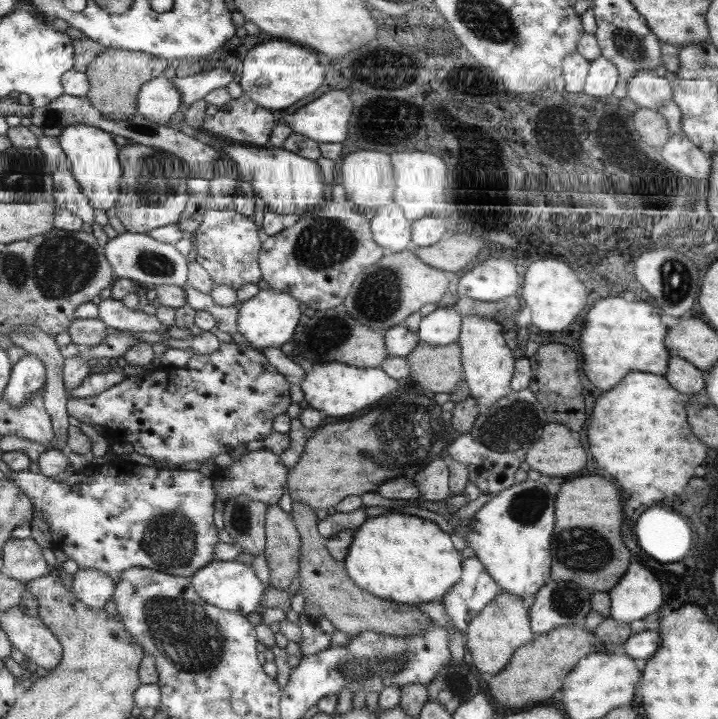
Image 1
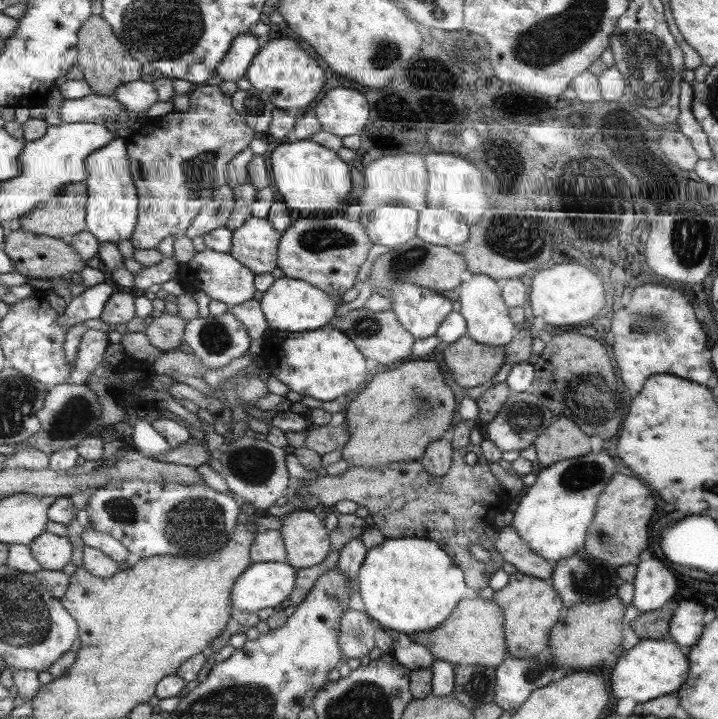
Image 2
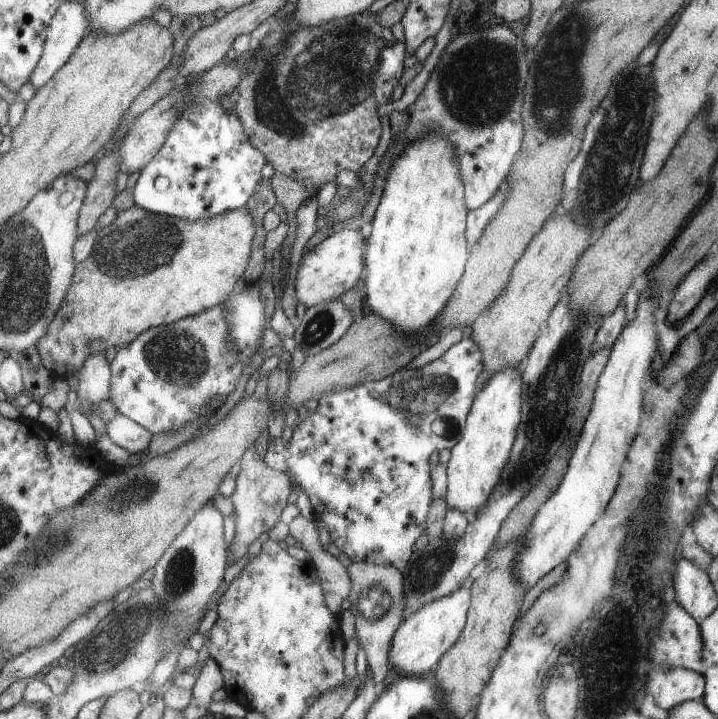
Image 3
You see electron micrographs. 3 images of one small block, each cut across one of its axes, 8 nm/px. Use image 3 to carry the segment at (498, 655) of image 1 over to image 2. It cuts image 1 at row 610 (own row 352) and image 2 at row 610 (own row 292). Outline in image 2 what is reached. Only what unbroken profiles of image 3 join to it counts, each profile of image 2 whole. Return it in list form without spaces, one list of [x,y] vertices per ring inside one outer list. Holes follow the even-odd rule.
[[[519,572],[510,575],[502,590],[493,592],[491,601],[502,611],[505,632],[506,654],[510,657],[525,658],[539,654],[548,646],[550,630],[565,610],[558,592],[543,580]]]

